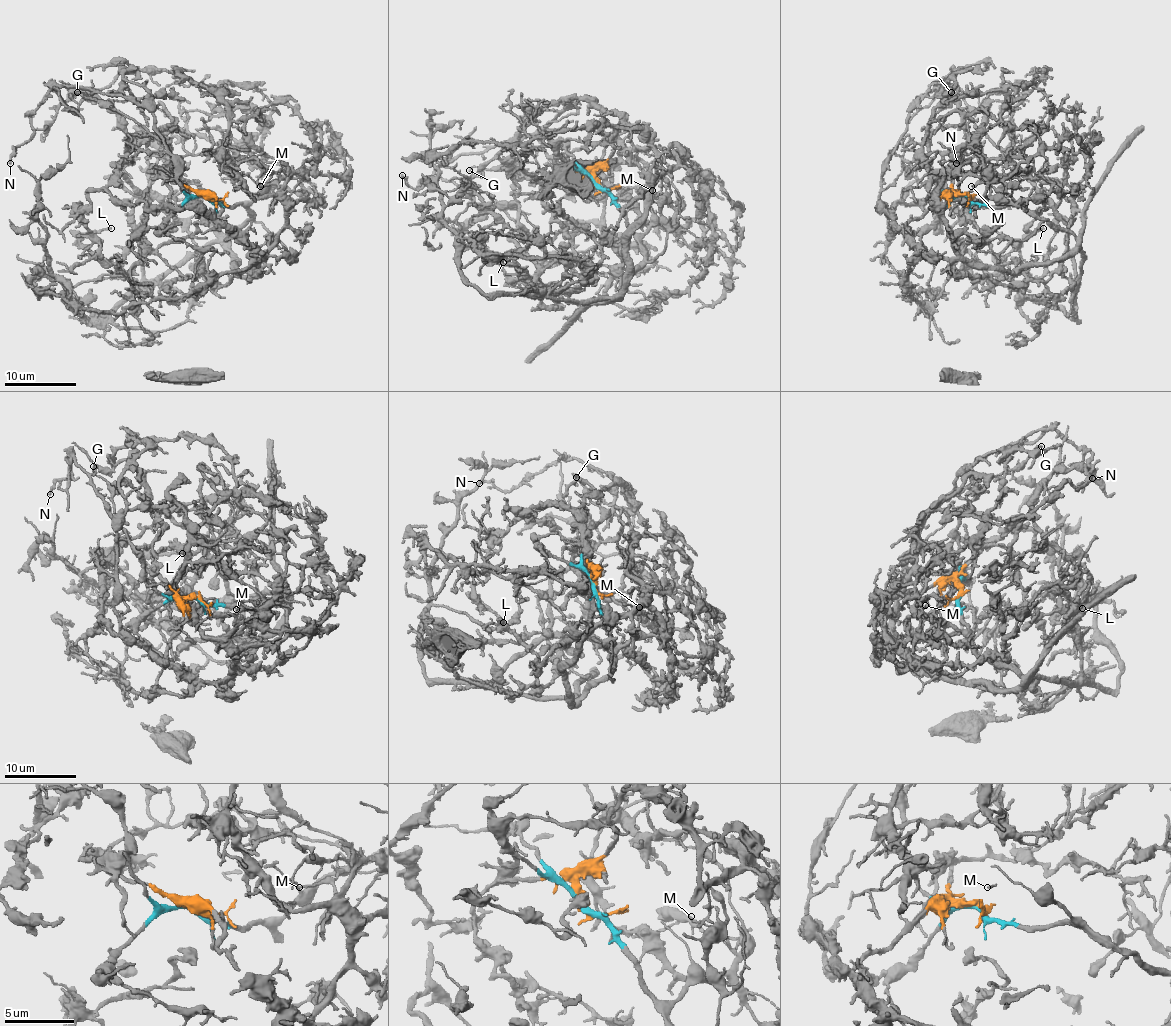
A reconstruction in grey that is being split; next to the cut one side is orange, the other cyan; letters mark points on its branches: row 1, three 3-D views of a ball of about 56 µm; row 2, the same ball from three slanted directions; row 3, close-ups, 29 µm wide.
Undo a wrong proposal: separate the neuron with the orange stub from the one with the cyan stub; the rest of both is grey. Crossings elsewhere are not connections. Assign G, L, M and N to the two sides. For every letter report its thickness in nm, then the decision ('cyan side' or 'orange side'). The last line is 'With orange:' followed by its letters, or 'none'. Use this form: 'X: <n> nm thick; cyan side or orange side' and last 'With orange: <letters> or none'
G: 140 nm thick; cyan side
L: 200 nm thick; orange side
M: 120 nm thick; cyan side
N: 170 nm thick; orange side
With orange: L, N

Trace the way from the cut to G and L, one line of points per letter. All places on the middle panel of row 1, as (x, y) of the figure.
G: (597, 185), (563, 145), (526, 147), (496, 167), (476, 167), (469, 170)
L: (597, 185), (619, 117), (585, 99), (551, 101), (471, 179), (496, 220), (473, 243), (503, 263)

